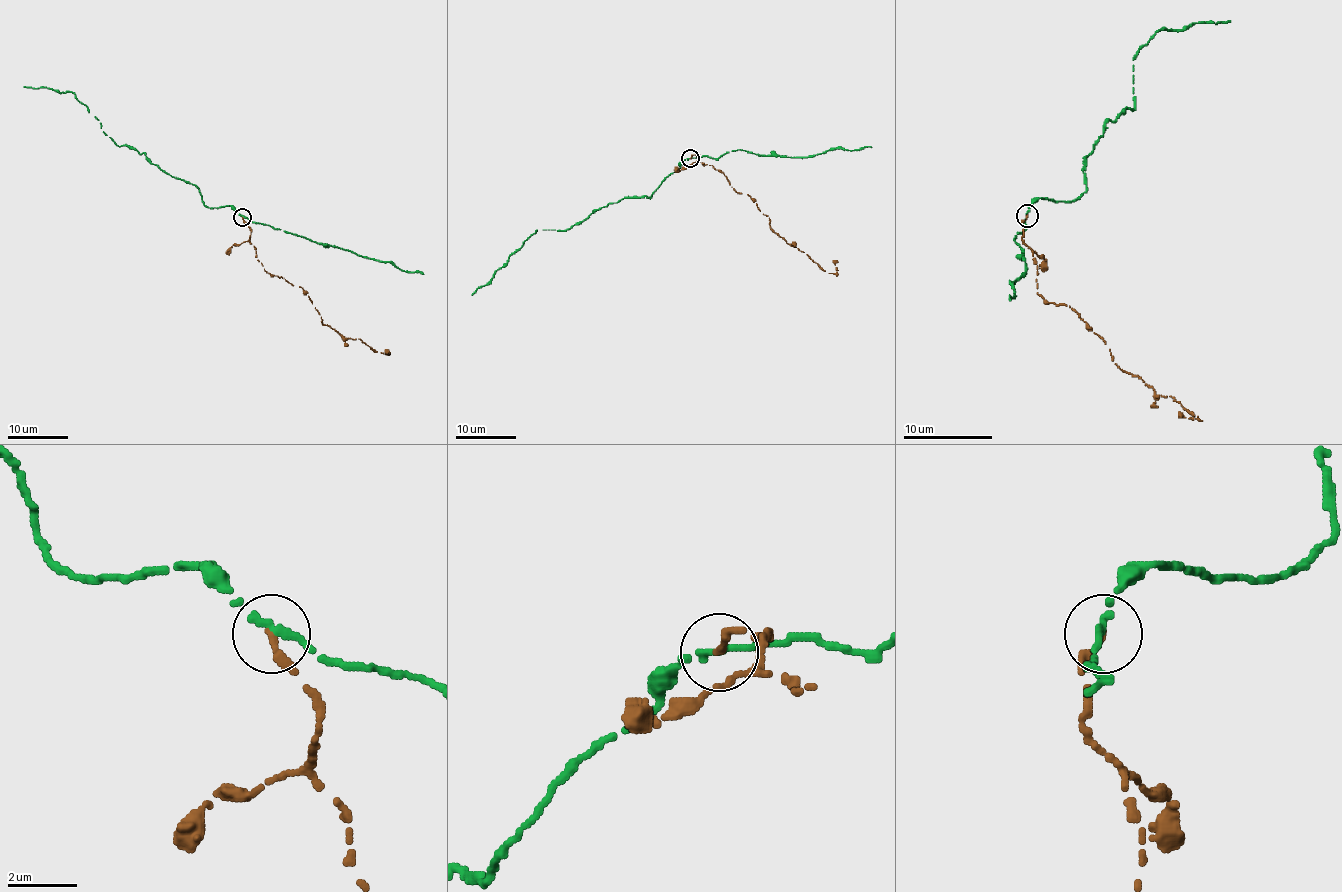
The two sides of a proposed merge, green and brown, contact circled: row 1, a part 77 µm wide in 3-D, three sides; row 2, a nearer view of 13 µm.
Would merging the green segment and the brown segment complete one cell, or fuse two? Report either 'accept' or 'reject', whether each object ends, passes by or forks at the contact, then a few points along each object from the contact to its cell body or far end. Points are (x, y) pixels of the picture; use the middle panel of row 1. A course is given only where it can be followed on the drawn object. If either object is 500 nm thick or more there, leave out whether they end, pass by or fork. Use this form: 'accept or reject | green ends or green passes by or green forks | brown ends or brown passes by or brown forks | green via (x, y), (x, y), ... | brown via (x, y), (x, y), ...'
reject | green passes by | brown ends | green via (691, 158), (686, 158), (650, 198), (622, 198), (595, 209), (583, 221), (565, 230), (536, 230), (472, 294) | brown via (691, 158), (697, 155), (748, 194), (770, 227), (828, 273), (836, 272), (833, 260)

